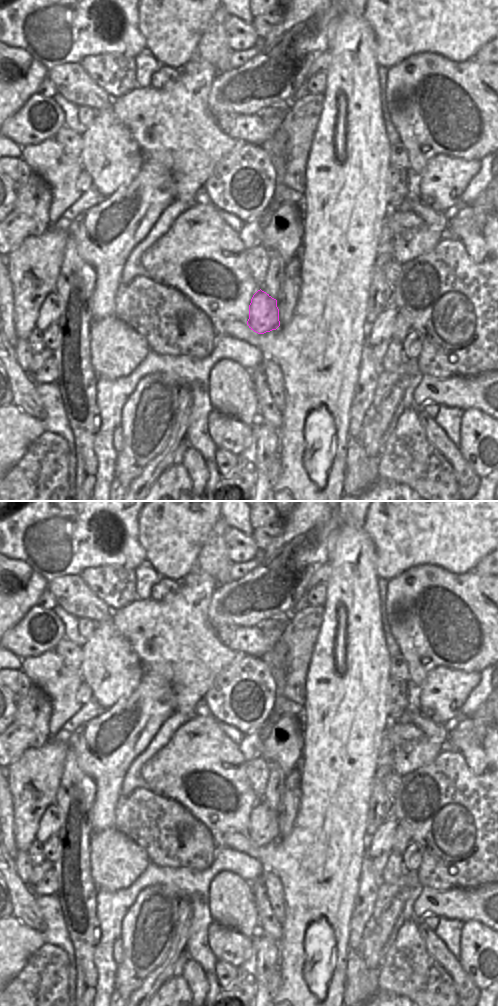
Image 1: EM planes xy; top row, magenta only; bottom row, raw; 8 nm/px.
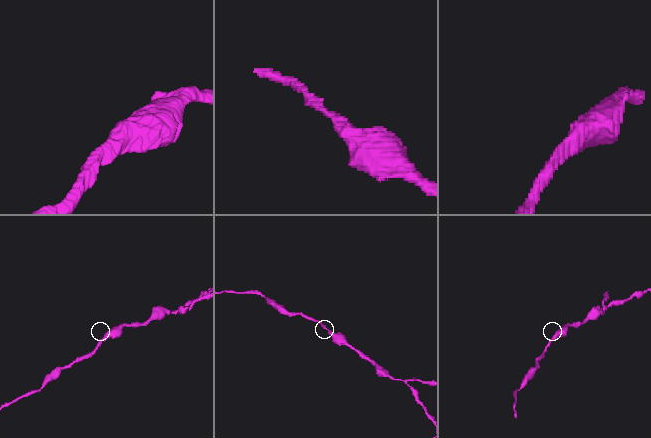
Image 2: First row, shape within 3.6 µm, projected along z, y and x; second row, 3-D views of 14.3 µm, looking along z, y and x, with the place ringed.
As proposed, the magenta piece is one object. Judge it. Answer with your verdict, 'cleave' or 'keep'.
keep

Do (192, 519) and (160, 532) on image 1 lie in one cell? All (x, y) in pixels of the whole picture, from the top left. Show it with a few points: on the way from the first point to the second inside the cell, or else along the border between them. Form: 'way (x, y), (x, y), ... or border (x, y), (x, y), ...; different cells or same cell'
way (184, 519), (178, 519), (168, 529); same cell

